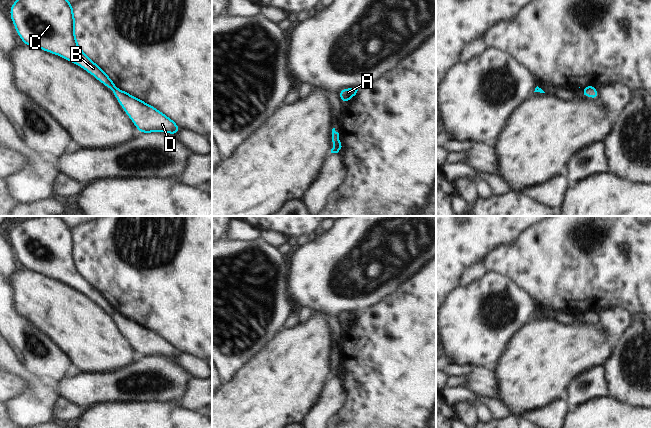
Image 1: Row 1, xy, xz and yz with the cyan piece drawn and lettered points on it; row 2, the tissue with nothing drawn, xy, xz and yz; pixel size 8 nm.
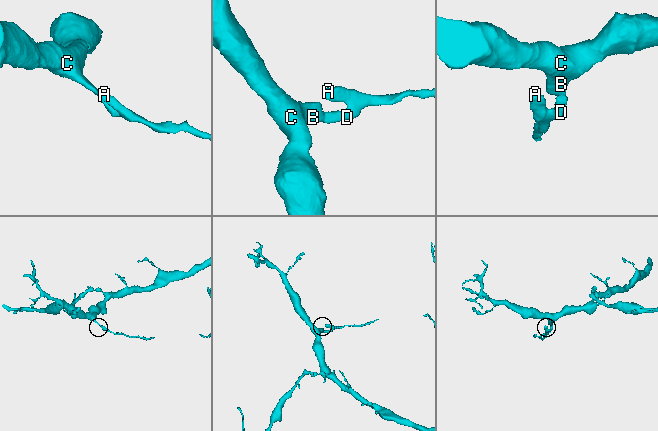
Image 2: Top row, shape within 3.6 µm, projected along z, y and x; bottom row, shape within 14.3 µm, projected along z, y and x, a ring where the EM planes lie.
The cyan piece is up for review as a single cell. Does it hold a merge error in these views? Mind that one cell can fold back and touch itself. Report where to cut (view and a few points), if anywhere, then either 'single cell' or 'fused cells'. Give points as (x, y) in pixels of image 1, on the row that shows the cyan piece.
cut xy (115, 87), (112, 90); fused cells

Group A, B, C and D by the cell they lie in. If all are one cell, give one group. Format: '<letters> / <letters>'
A D / B C

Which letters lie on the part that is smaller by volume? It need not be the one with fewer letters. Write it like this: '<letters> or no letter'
A, D

